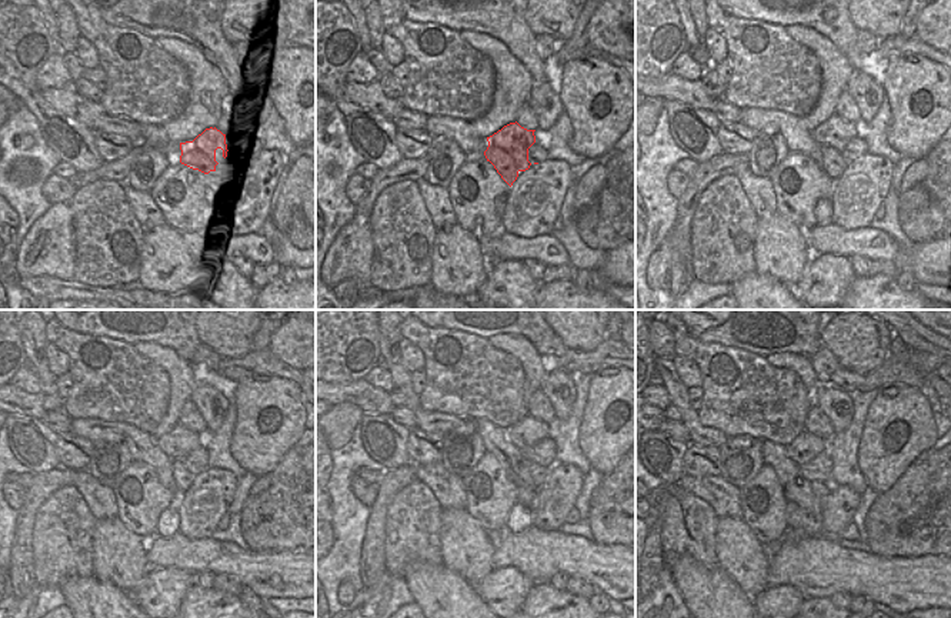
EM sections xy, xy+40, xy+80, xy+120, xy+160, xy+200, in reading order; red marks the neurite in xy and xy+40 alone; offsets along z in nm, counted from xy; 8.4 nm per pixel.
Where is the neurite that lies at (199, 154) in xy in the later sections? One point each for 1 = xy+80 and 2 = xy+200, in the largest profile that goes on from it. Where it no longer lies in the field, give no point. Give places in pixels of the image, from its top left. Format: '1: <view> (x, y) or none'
1: xy+80 (834, 134)
2: xy+200 (838, 440)

